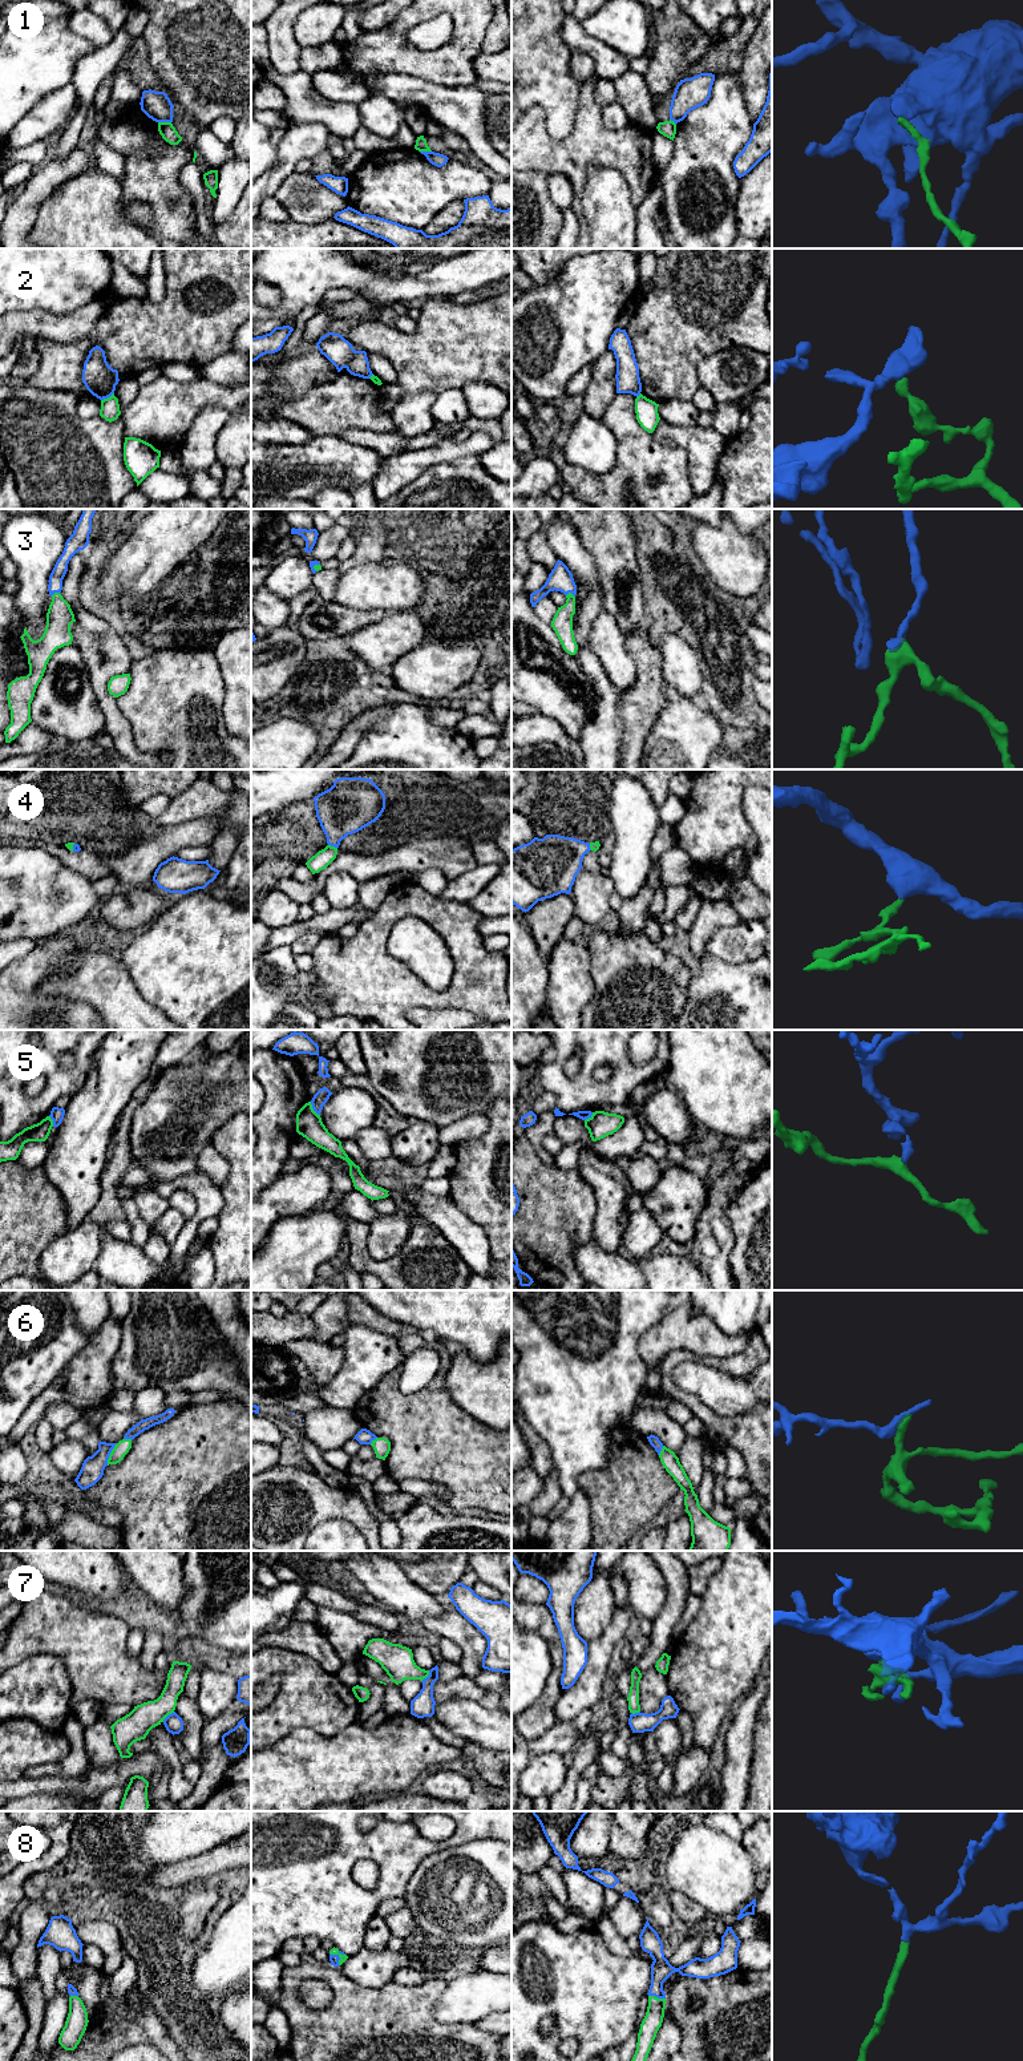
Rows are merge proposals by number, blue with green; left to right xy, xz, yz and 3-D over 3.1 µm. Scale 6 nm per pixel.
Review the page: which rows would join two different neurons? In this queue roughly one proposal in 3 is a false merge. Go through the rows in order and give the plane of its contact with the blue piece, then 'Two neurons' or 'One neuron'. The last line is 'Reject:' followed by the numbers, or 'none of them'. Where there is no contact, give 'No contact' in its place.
1: Touches blue in xy. Two neurons
2: Touches blue in xy. Two neurons
3: Touches blue in yz. One neuron
4: Touches blue in xz. One neuron
5: Touches blue in xz. Two neurons
6: Touches blue in xy. Two neurons
7: Touches blue in xy. Two neurons
8: Touches blue in xz. One neuron
Reject: 1, 2, 5, 6, 7

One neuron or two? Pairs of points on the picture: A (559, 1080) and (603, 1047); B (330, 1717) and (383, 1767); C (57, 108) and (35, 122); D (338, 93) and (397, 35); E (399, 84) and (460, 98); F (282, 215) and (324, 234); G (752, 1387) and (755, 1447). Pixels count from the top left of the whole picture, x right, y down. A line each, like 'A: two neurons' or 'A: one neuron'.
A: one neuron
B: two neurons
C: one neuron
D: two neurons
E: one neuron
F: two neurons
G: two neurons

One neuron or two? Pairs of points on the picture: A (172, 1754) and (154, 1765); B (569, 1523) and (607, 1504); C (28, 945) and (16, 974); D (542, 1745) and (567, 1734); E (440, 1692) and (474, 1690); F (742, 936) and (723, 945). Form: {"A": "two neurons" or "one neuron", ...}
{"A": "two neurons", "B": "two neurons", "C": "two neurons", "D": "one neuron", "E": "one neuron", "F": "one neuron"}

